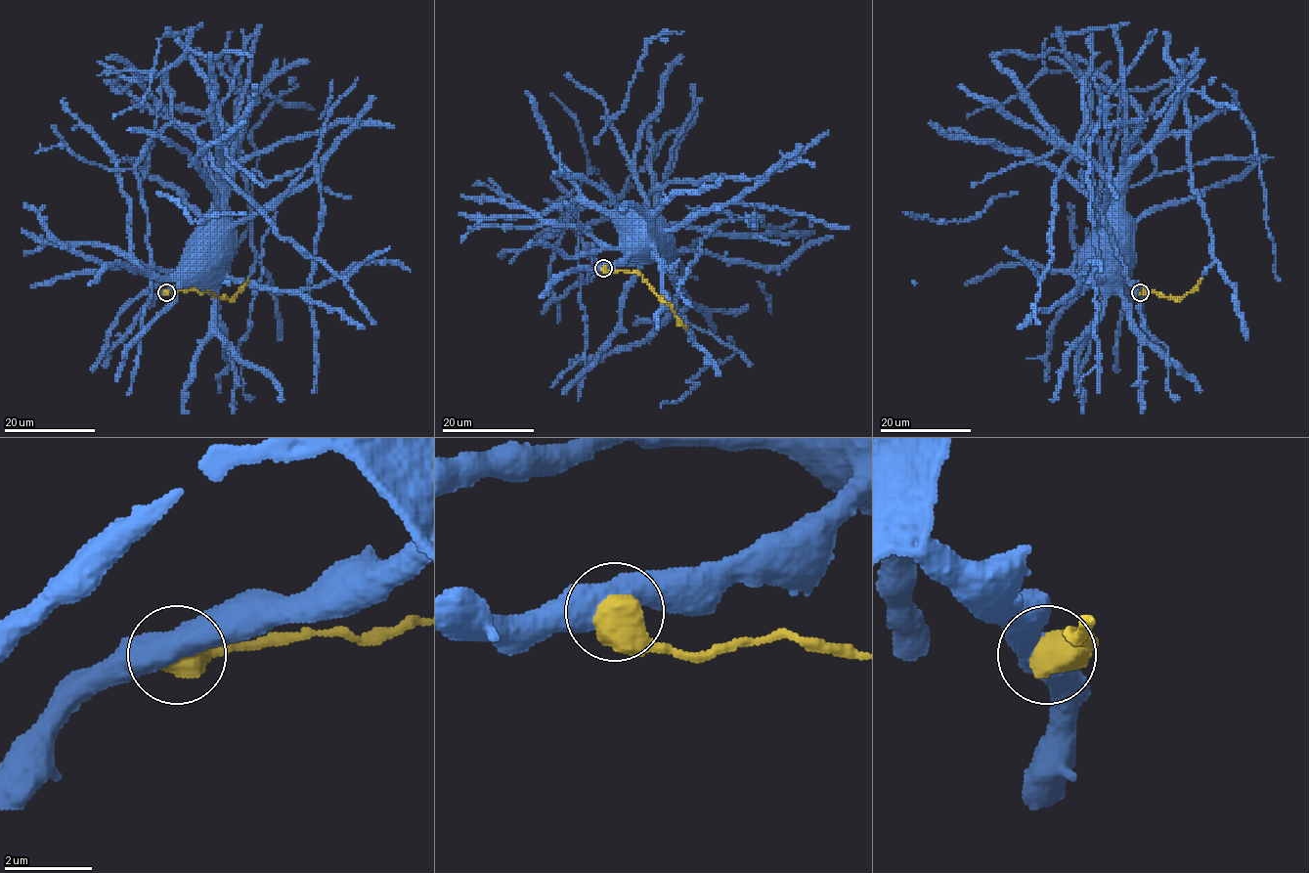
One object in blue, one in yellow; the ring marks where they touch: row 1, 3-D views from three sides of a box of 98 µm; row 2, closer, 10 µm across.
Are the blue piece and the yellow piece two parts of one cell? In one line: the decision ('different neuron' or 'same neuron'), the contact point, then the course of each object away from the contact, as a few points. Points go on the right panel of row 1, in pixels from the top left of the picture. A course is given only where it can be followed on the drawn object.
same neuron; place (1140, 292); course blue (1140, 292), (1121, 279), (1112, 279), (1094, 256), (1089, 258); course yellow (1140, 292), (1145, 289), (1178, 298), (1189, 292), (1201, 278)

